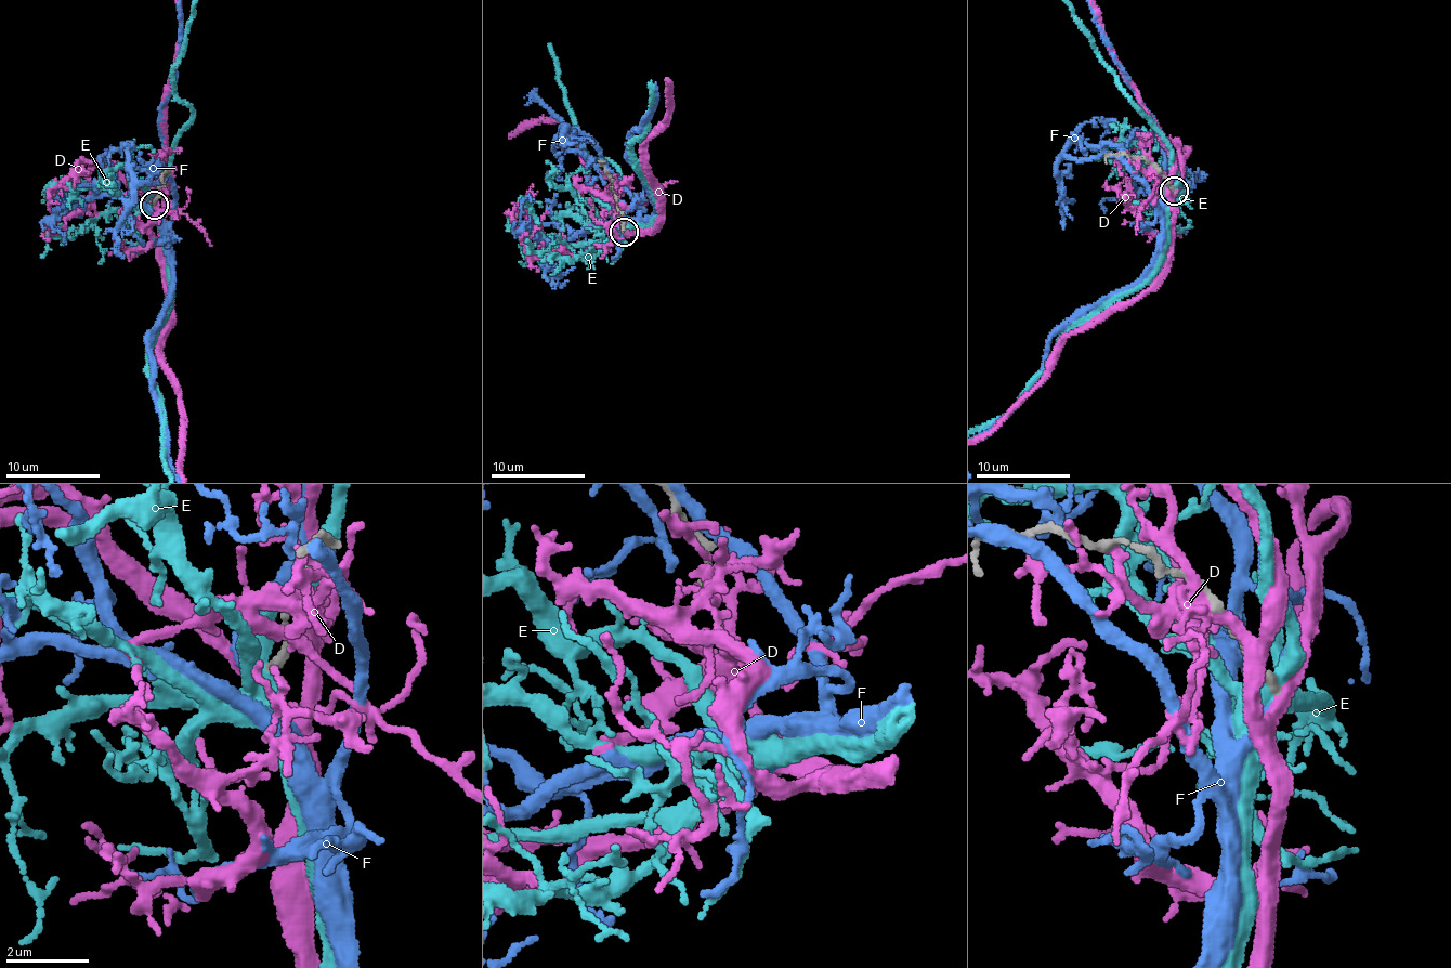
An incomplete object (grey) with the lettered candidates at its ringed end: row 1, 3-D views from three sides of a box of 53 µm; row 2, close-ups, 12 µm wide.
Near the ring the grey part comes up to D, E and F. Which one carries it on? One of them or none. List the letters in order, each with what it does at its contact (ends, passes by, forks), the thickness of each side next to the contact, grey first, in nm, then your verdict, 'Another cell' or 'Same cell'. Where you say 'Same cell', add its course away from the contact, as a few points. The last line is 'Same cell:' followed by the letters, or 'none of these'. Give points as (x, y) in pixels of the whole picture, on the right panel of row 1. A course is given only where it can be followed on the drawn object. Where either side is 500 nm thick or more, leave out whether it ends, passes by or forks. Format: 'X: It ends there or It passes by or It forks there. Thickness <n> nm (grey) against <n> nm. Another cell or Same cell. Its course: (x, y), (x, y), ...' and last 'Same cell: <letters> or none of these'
D: It passes by. Thickness 240 nm (grey) against 320 nm. Another cell
E: It forks there. Thickness 280 nm (grey) against 400 nm. Another cell
F: It passes by. Thickness 220 nm (grey) against 260 nm. Another cell
Same cell: none of these

